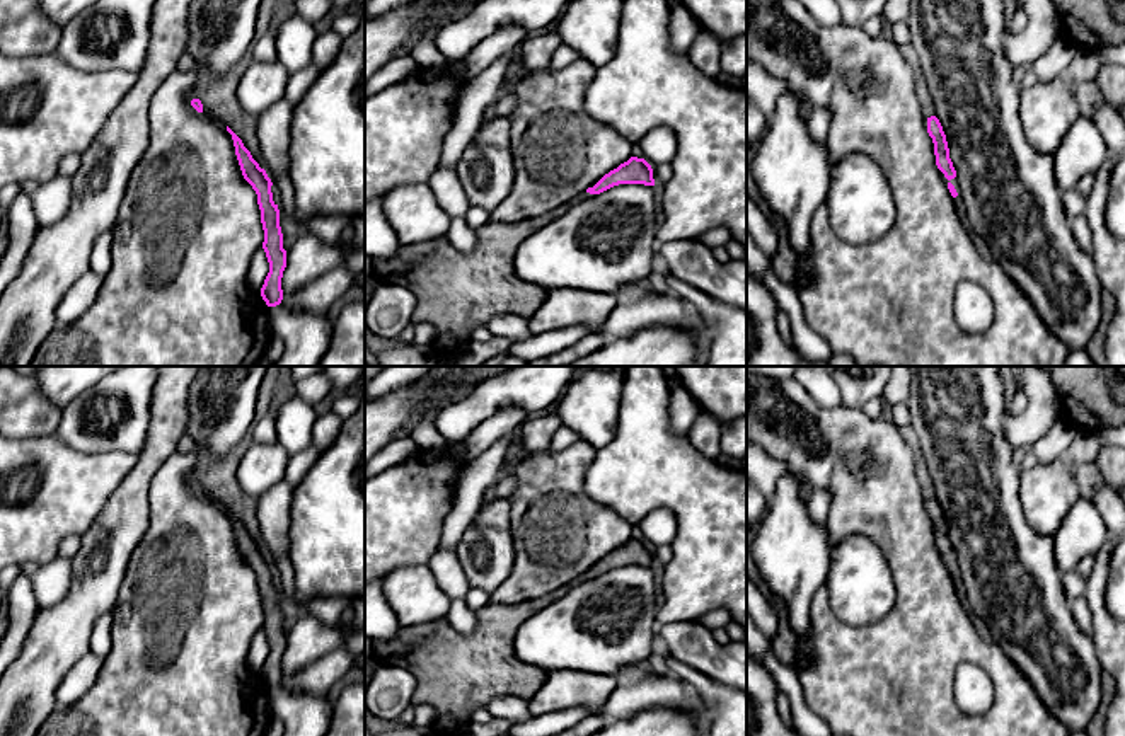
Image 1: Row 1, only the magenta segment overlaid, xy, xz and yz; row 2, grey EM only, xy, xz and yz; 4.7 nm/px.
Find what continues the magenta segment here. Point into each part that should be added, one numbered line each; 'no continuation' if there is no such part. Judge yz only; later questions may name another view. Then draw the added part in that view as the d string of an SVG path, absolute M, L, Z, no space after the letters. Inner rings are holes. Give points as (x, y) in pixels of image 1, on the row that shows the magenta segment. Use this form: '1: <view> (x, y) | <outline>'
1: yz (982, 246) | M941 172L941 175L943 175L943 181L944 181L946 184L951 182L951 184L955 186L956 193L958 193L958 196L953 198L953 199L955 199L955 206L956 206L956 213L958 213L958 216L960 216L963 227L966 228L966 232L968 232L968 235L970 235L973 245L977 247L978 254L980 254L984 259L994 262L994 252L992 252L990 244L989 244L984 237L980 237L980 235L972 228L972 223L970 223L968 216L966 216L966 208L965 208L963 198L961 198L961 194L960 194L958 179L955 177L955 179L951 179L951 181L948 181L943 172Z

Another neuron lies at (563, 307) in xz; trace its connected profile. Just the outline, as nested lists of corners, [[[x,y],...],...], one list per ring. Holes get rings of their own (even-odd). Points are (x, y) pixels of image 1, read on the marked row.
[[[554,288],[540,308],[528,319],[530,334],[544,334],[569,325],[586,325],[590,332],[600,332],[600,325],[610,315],[615,296],[586,290]]]

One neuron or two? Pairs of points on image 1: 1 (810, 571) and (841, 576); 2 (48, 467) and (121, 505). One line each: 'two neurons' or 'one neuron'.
1: two neurons
2: two neurons

